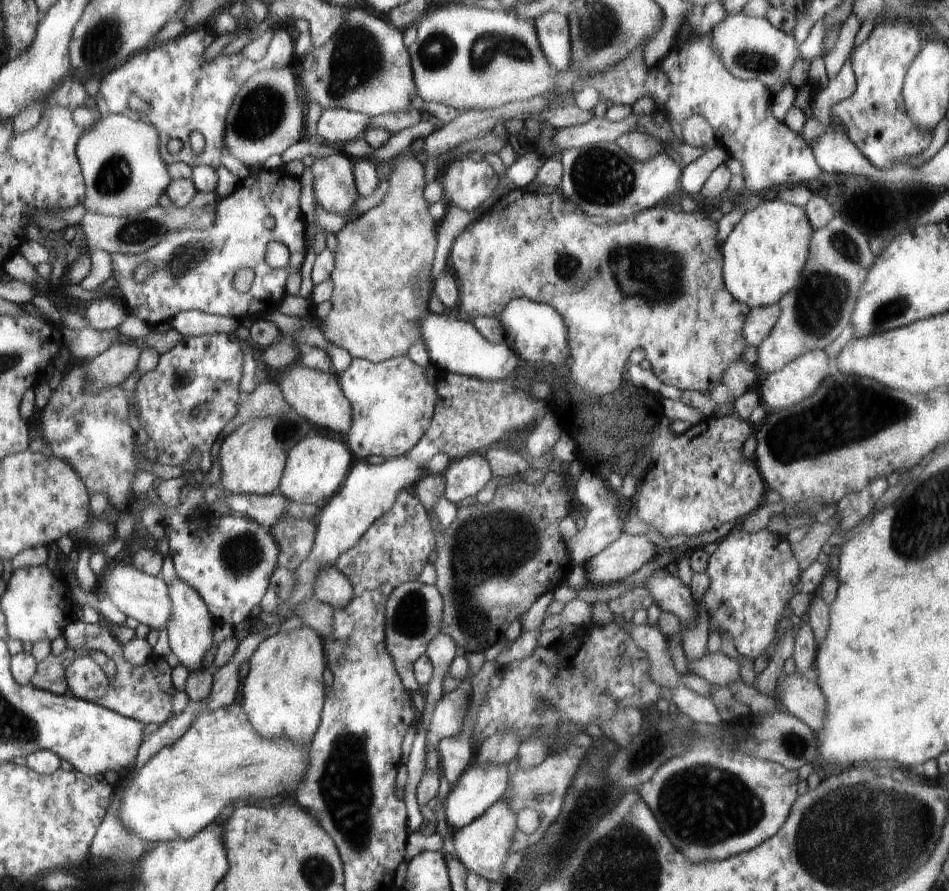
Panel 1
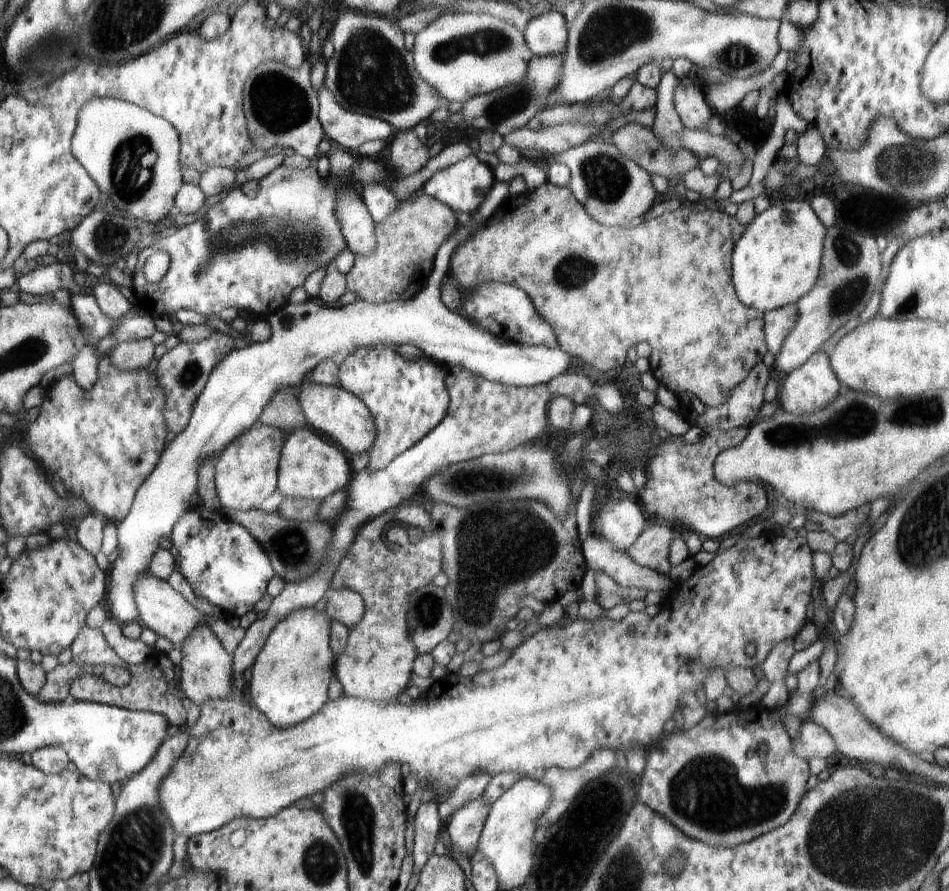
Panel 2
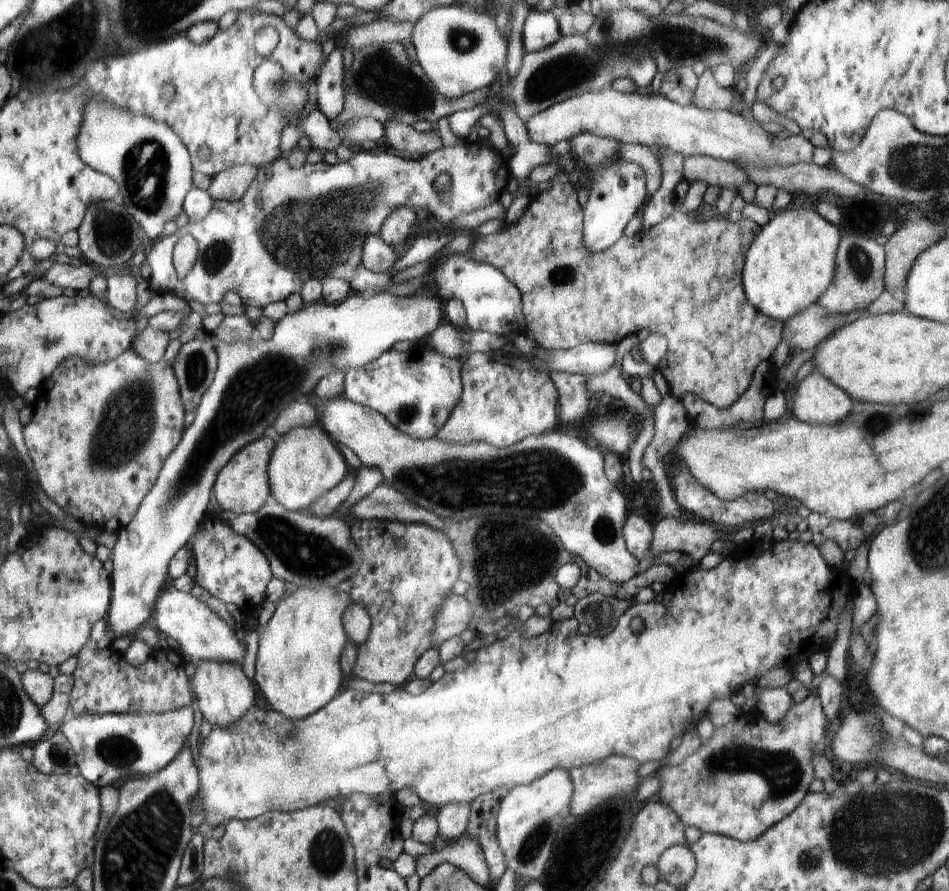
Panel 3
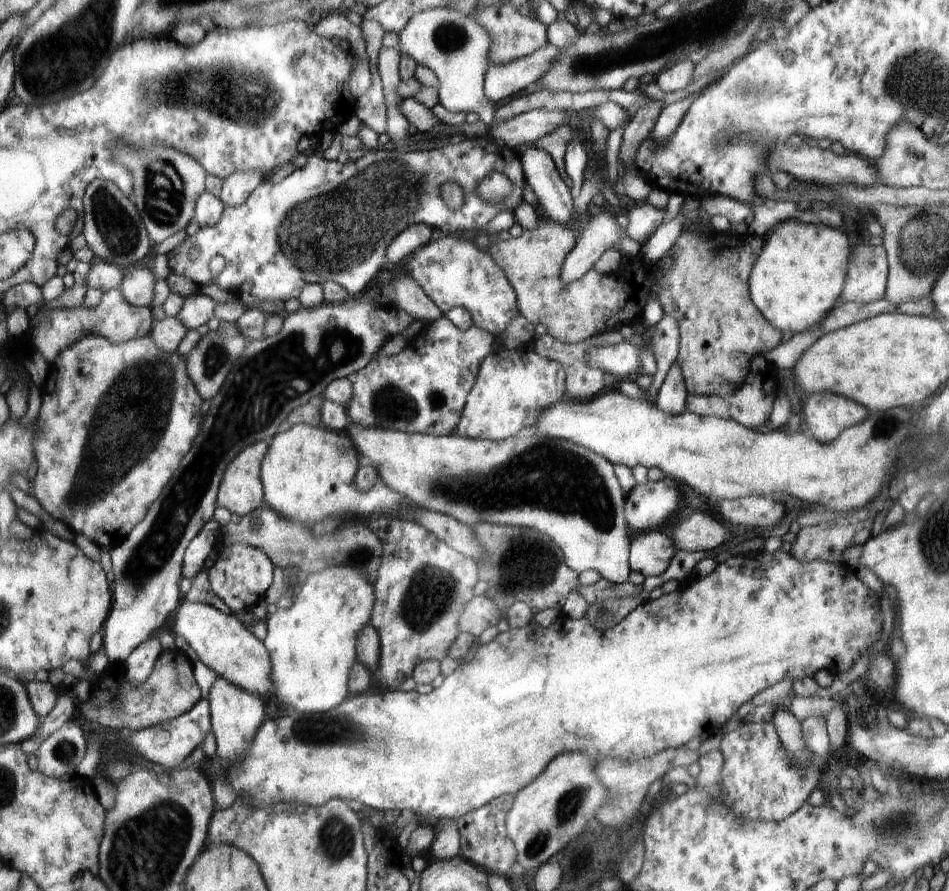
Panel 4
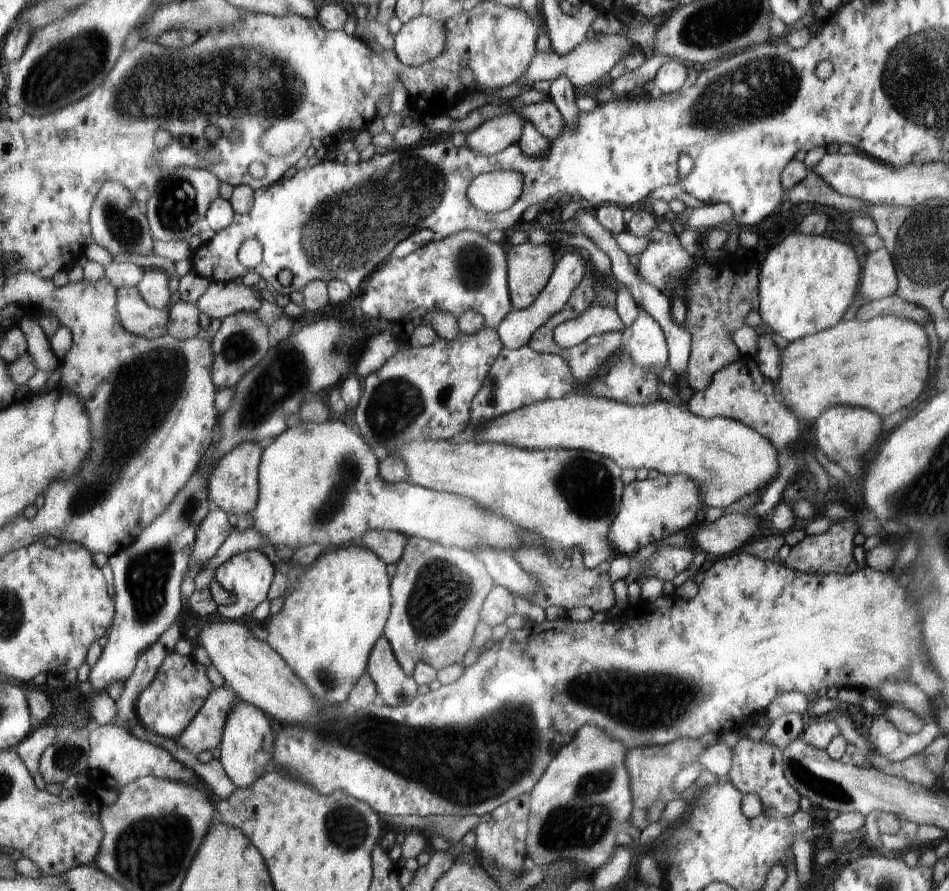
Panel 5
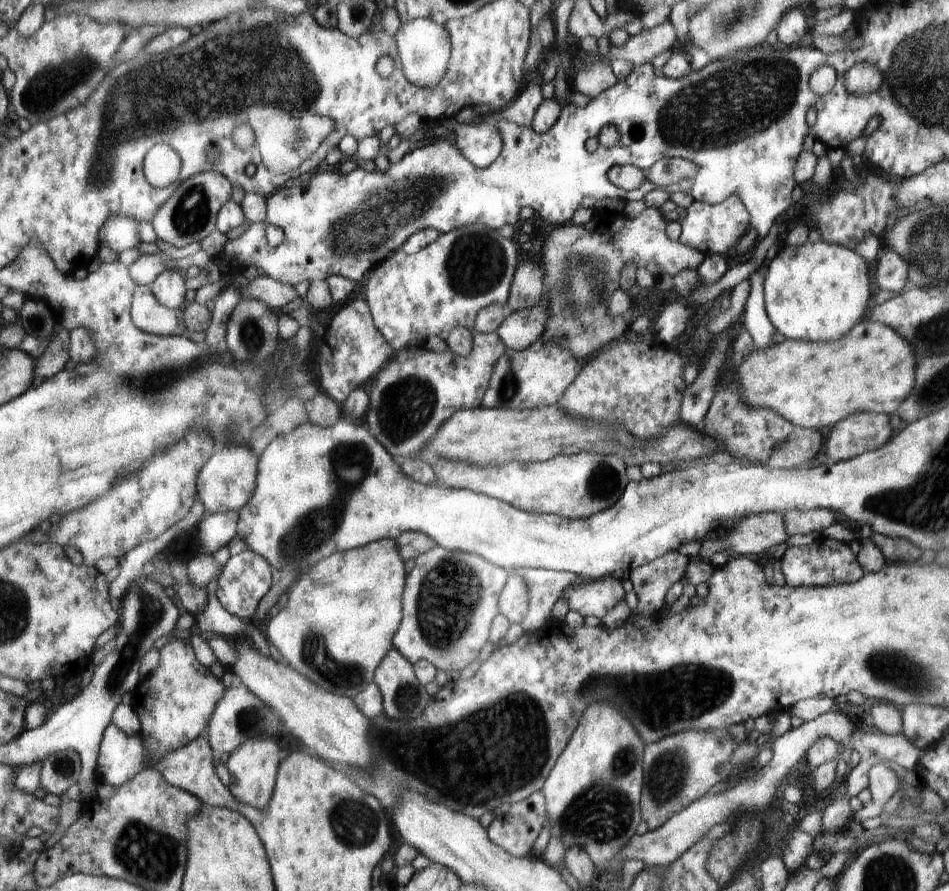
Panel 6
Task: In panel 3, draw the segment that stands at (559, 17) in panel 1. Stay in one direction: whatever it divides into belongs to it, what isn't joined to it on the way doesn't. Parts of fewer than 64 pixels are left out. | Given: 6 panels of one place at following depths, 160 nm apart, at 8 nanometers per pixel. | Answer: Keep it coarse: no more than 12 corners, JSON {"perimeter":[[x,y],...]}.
{"perimeter":[[531,10],[522,28],[525,52],[555,45],[562,37],[552,12]]}

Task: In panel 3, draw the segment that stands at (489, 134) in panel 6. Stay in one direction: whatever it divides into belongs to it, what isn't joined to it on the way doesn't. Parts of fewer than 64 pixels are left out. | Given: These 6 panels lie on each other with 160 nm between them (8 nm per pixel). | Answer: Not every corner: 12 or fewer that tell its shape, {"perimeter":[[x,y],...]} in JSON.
{"perimeter":[[588,90],[534,114],[528,138],[576,134],[748,166],[812,163],[798,132],[661,93]]}

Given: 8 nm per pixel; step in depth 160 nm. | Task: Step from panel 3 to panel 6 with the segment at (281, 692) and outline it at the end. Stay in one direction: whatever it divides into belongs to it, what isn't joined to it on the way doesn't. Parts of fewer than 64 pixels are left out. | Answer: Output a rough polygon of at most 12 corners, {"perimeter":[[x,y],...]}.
{"perimeter":[[390,539],[294,580],[266,639],[354,700],[402,622]]}

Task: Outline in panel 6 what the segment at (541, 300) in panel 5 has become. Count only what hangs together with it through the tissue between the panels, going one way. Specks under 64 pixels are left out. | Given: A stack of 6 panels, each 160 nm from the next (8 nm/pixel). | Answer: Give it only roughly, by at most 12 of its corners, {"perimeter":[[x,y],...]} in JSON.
{"perimeter":[[547,300],[507,312],[497,333],[506,348],[523,351],[541,338]]}

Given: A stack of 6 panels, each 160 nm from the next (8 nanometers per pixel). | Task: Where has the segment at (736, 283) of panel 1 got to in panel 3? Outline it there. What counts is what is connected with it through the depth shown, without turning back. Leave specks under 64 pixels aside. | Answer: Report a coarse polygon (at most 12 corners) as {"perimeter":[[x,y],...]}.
{"perimeter":[[812,208],[772,211],[743,290],[782,323],[834,278],[840,234]]}

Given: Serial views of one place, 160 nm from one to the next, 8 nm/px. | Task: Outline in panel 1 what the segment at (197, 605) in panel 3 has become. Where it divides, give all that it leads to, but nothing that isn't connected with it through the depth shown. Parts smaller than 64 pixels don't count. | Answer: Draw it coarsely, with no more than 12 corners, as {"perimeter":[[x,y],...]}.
{"perimeter":[[115,563],[99,585],[118,610],[150,629],[174,613],[161,575]]}

